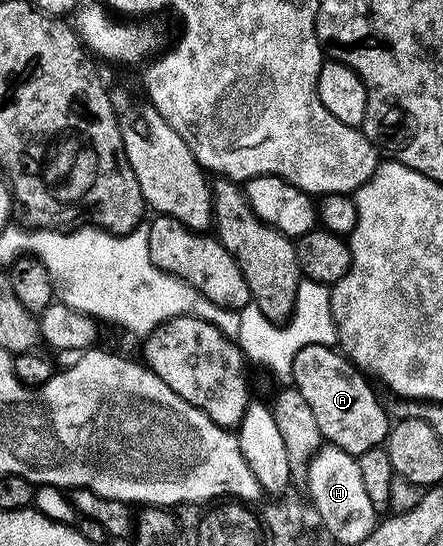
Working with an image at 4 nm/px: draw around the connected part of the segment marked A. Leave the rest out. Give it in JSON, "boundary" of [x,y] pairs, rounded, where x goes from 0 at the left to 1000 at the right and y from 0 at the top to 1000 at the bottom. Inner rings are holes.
{"boundary":[[[693,632],[682,636],[682,643],[673,643],[673,650],[664,650],[655,698],[682,723],[682,731],[691,731],[700,753],[709,753],[709,769],[718,775],[725,802],[799,839],[837,822],[860,821],[874,810],[880,784],[878,751],[849,729],[849,720],[828,696],[833,698],[833,692],[806,676],[774,645],[761,643],[752,634]]]}

